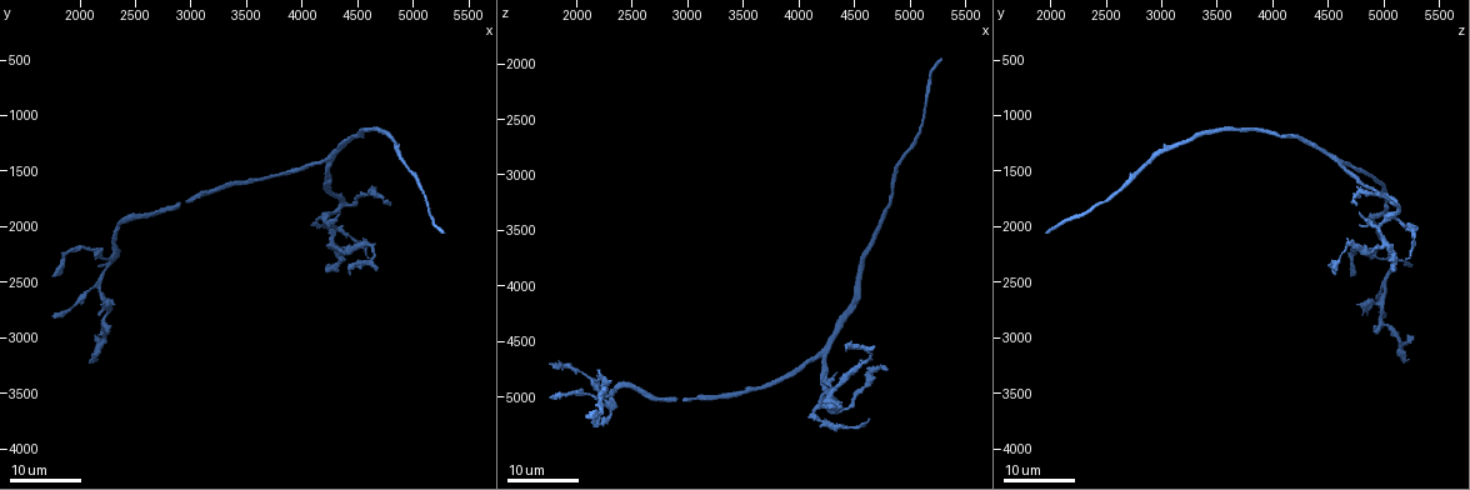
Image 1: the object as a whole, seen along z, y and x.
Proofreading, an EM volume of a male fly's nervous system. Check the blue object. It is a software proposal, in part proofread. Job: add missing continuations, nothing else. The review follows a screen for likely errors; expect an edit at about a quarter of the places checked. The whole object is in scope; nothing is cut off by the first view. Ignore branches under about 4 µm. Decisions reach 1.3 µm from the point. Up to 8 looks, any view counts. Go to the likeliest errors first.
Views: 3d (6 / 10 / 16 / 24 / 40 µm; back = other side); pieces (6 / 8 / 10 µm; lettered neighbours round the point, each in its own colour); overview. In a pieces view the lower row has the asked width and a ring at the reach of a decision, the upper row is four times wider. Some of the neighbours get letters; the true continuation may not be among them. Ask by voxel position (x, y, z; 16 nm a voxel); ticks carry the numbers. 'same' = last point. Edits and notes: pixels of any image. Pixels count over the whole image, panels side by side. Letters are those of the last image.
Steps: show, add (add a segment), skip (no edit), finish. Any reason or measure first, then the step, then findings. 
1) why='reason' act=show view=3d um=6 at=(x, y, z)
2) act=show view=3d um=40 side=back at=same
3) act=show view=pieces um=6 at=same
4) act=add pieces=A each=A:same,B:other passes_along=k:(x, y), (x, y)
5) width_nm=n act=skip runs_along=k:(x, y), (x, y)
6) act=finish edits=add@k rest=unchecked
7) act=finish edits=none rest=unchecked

why='an open end' act=show view=3d um=16 at=(4200, 2400, 5080)

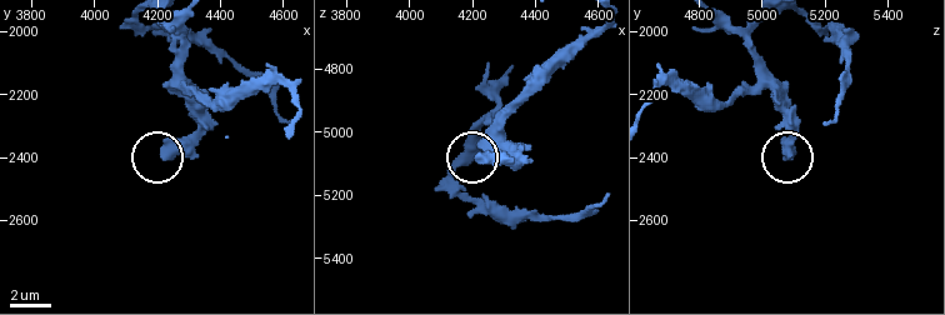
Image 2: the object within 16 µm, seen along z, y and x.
act=show view=pieces um=10 at=(4220, 2390, 5070)

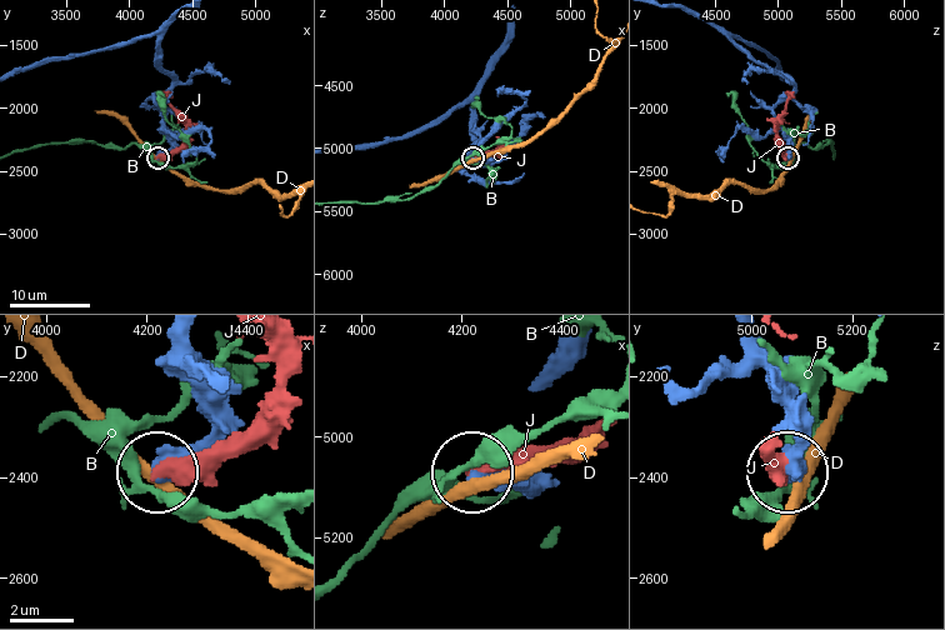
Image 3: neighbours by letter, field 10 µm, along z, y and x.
act=skip each=B:other,D:other,J:other found='no lettered segment goes on from it'

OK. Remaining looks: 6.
why='long arm stops here' act=show view=3d um=24 at=(5260, 2060, 1980)

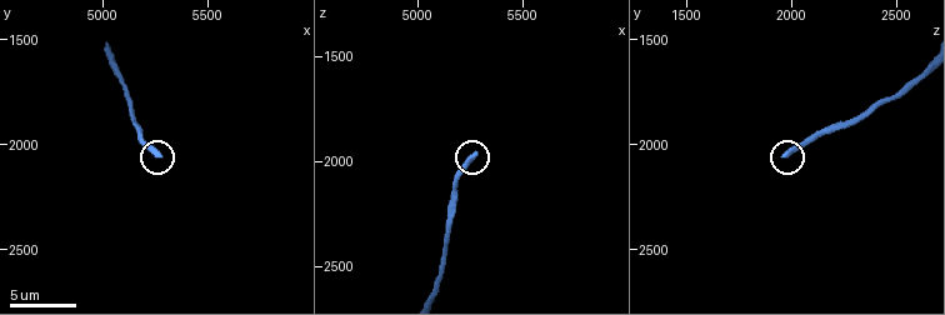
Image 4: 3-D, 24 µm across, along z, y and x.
act=show view=pieces um=10 at=(5260, 2050, 1960)

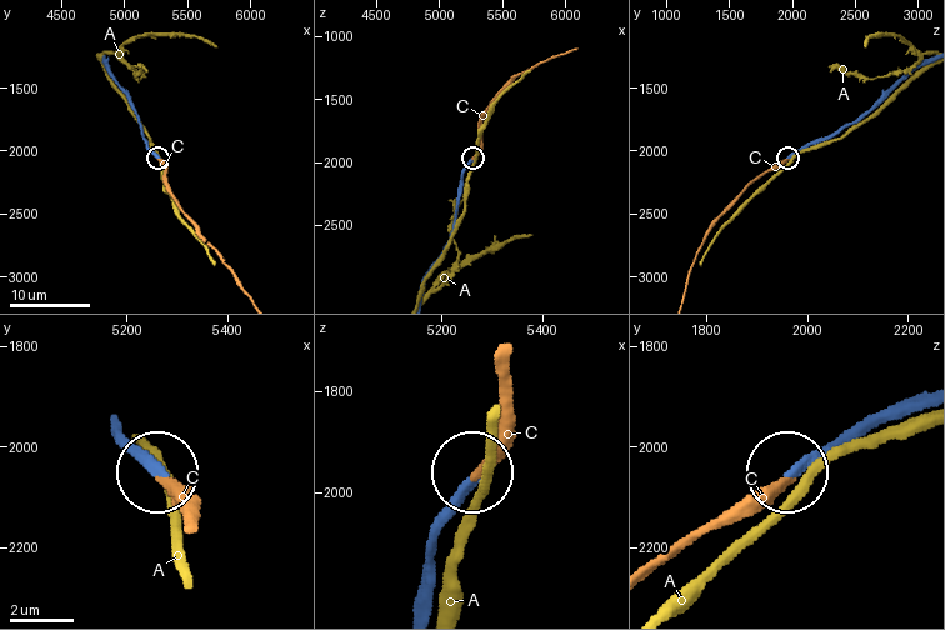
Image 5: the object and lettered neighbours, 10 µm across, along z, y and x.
act=add pieces=C each=A:other,C:same passes_along=5:(145, 141), (164, 164), (164, 181), (175, 201), (225, 265) found='the neuron continues'

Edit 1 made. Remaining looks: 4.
why='an open end' act=show view=3d um=16 at=(2260, 2940, 4960)

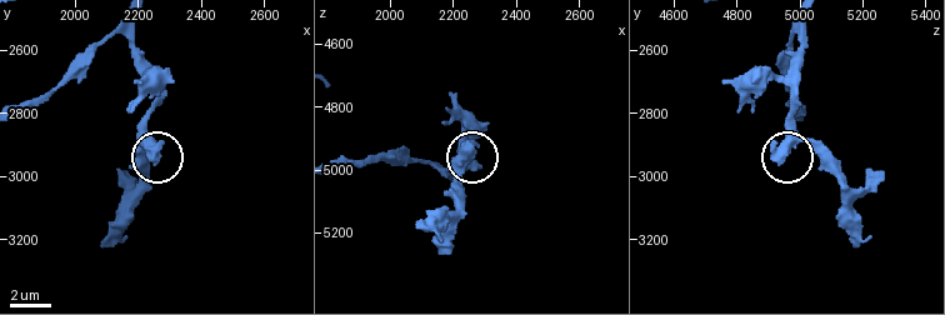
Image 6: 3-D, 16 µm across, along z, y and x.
why='what lies round it' act=show view=pieces um=8 at=(2250, 2950, 4940)

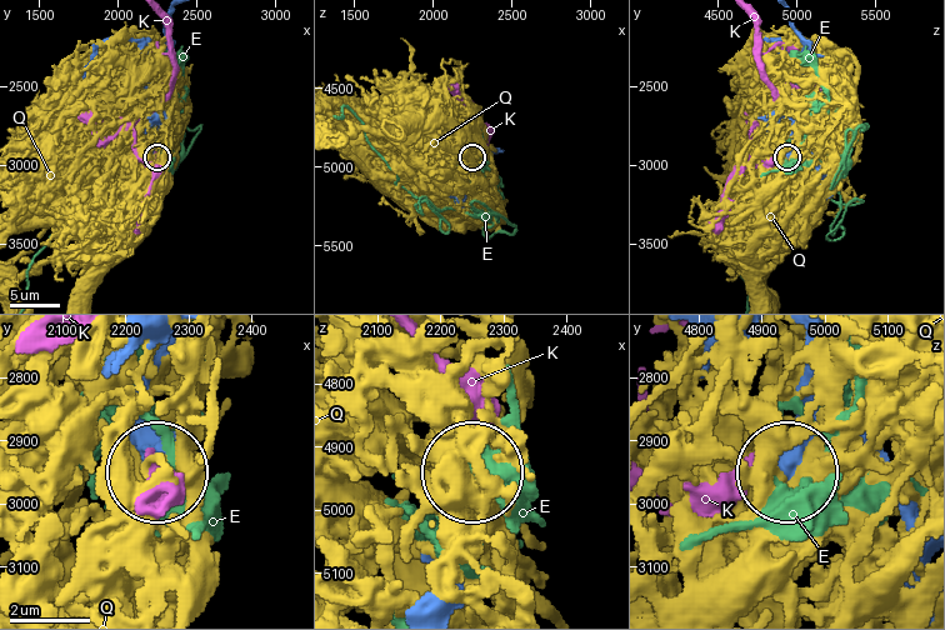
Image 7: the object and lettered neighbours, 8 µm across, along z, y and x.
act=skip each=E:other,K:other,Q:other found='none of them fits'

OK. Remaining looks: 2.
why='branch stops here' act=show view=3d um=16 at=(4320, 1860, 4780)

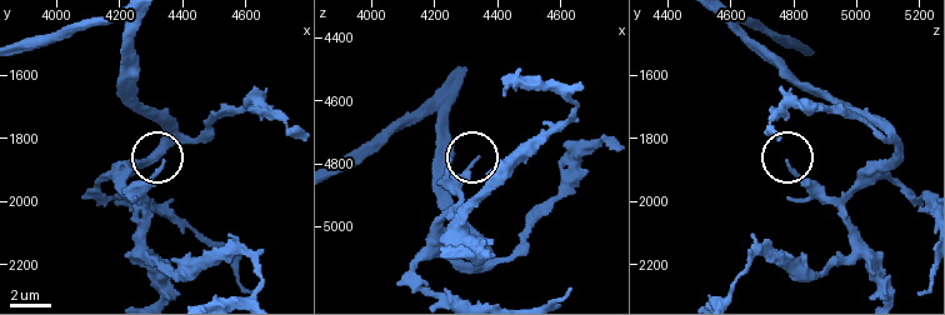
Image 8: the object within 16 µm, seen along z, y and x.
act=show view=pieces um=8 at=(4330, 1870, 4790)

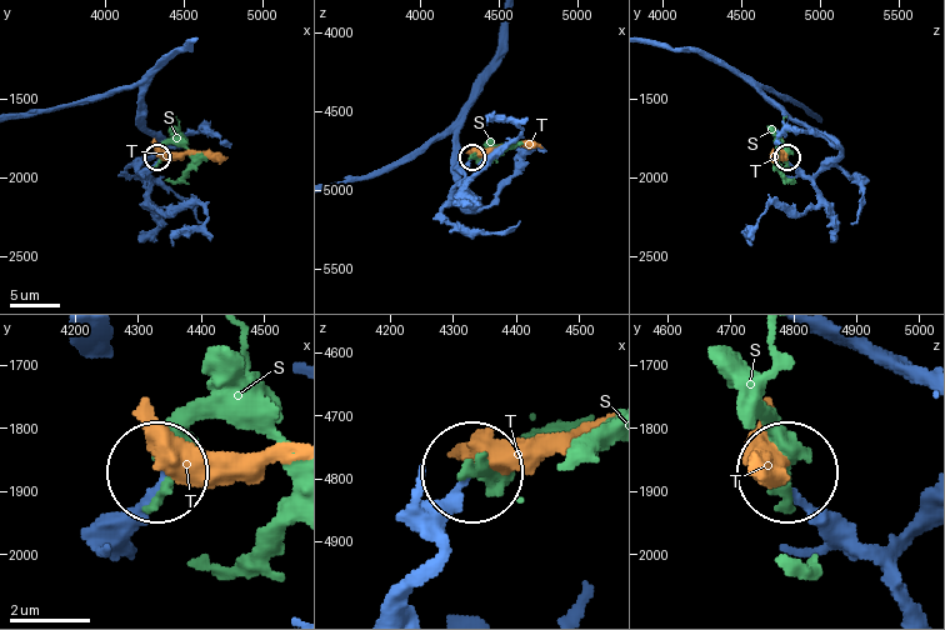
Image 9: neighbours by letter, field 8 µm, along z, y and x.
act=skip each=S:other,T:other found='no lettered segment goes on from it'

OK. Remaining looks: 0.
act=finish edits=add@5 rest=unchecked

